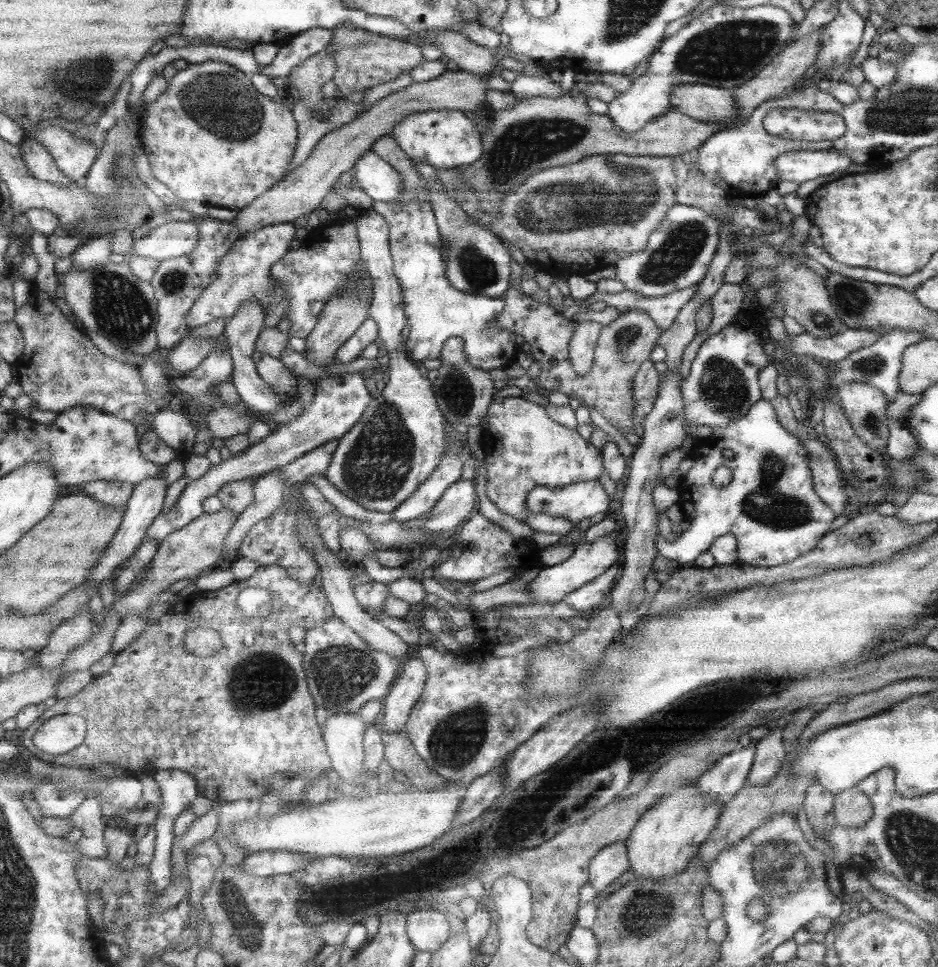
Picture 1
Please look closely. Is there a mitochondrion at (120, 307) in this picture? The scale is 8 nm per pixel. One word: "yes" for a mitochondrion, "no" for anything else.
yes

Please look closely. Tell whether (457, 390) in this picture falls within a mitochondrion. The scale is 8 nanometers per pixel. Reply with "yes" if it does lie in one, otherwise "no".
yes

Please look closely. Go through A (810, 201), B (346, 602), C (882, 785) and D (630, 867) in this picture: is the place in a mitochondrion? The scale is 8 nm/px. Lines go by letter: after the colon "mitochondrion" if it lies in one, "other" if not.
A: other
B: other
C: other
D: other

